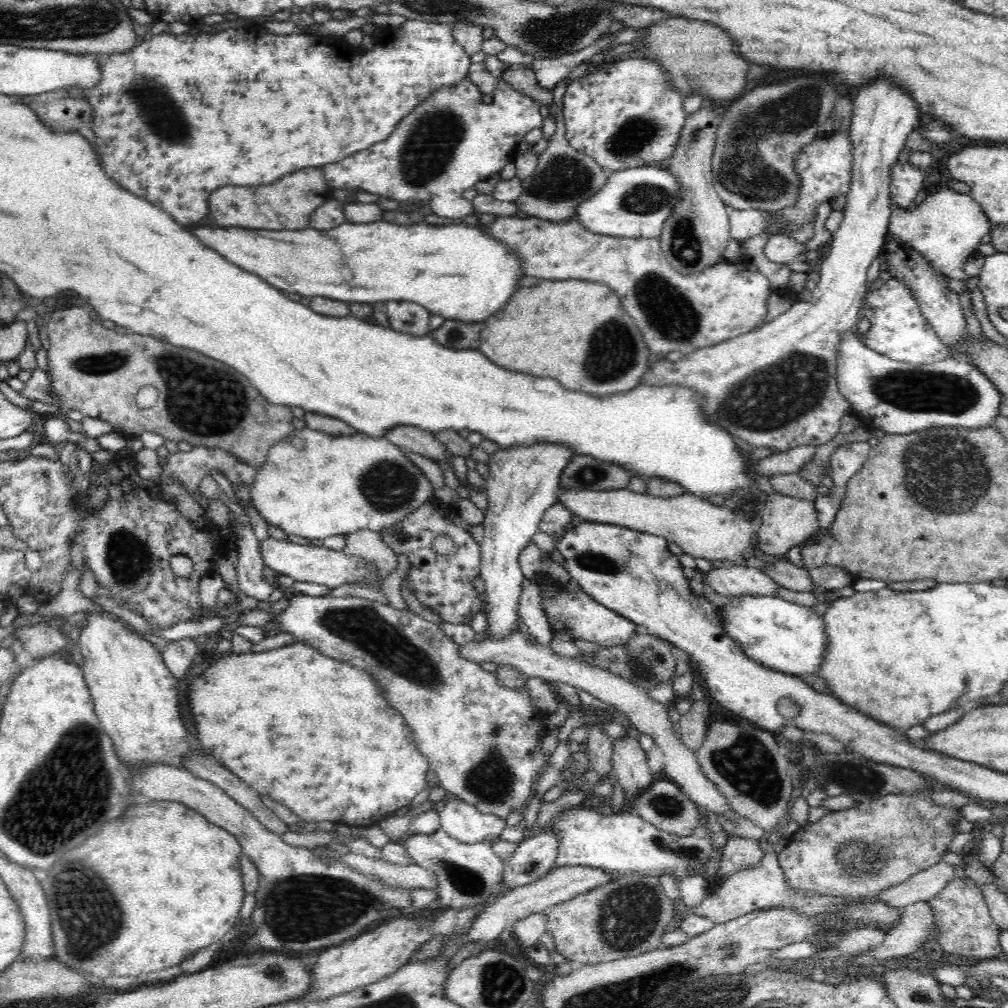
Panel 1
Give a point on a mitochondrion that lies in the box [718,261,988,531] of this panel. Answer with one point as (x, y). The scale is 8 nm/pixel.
(914, 390)

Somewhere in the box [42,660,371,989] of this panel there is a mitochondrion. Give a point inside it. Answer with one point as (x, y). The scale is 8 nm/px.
(86, 907)

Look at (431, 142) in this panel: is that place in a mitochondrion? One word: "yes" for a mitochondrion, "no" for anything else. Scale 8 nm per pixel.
yes

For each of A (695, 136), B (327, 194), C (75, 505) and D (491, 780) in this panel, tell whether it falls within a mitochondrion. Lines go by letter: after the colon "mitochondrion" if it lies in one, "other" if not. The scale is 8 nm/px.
A: mitochondrion
B: other
C: mitochondrion
D: mitochondrion

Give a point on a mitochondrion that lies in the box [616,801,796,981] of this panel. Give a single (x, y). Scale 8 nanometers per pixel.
(693, 852)

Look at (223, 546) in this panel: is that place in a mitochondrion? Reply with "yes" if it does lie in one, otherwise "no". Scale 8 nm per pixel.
no

